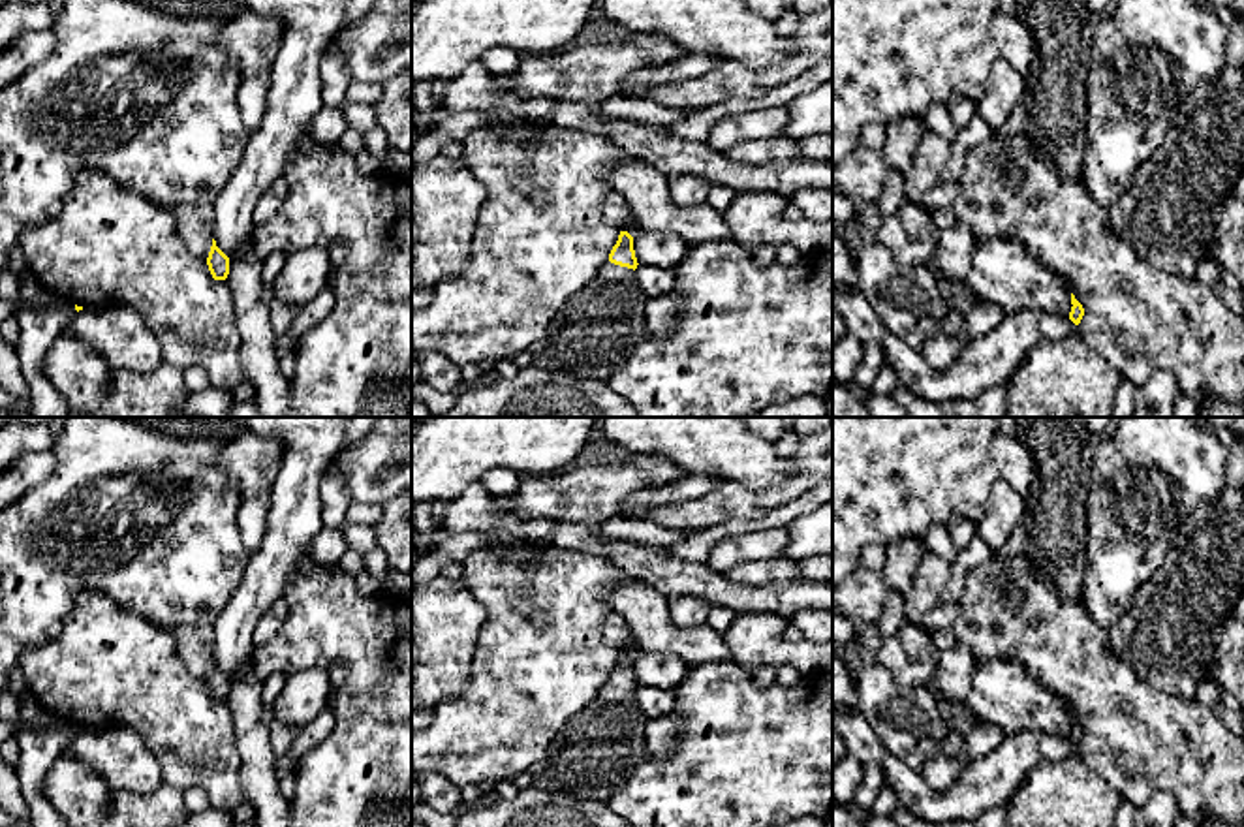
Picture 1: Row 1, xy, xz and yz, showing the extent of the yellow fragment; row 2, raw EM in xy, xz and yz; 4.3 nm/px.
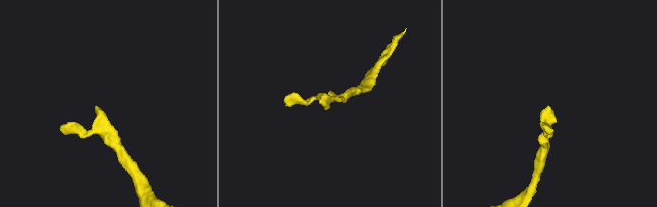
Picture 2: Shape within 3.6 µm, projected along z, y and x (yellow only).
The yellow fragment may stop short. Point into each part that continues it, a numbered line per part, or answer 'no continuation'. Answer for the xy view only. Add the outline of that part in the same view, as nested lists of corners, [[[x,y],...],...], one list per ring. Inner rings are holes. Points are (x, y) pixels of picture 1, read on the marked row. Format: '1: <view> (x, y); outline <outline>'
1: xy (194, 222); outline [[[209,203],[163,205],[175,216],[175,227],[186,248],[207,261],[214,239],[214,207]]]

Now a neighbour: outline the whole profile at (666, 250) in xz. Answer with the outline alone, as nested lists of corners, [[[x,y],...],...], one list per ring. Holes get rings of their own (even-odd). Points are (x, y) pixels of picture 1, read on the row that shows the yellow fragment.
[[[633,222],[624,227],[633,237],[637,263],[675,271],[690,252],[690,244],[671,233],[643,231]]]

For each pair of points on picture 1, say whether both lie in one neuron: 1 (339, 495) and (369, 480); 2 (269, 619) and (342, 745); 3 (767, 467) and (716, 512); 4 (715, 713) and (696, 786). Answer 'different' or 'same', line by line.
1: different
2: different
3: different
4: same

